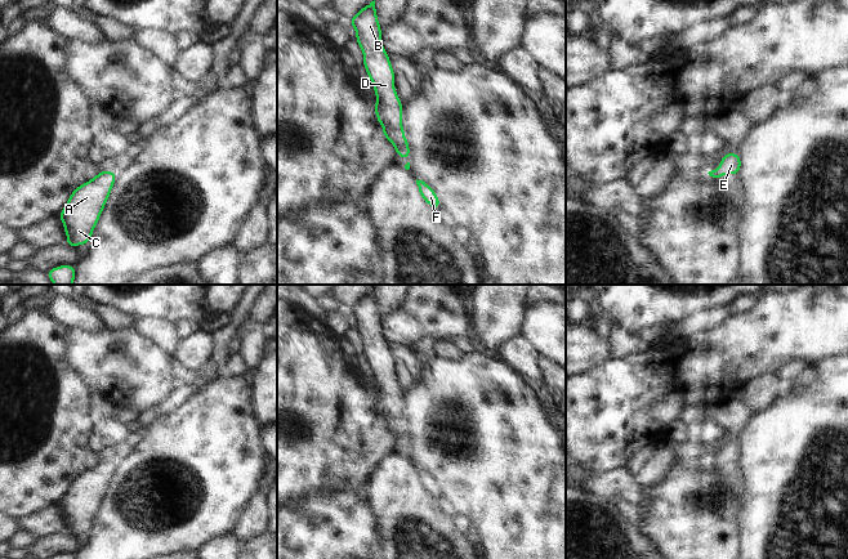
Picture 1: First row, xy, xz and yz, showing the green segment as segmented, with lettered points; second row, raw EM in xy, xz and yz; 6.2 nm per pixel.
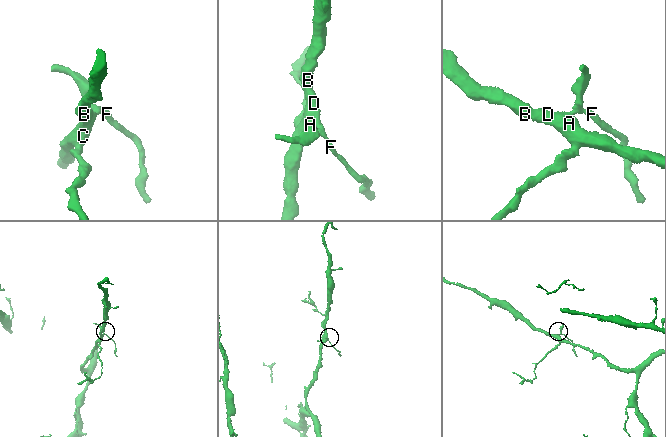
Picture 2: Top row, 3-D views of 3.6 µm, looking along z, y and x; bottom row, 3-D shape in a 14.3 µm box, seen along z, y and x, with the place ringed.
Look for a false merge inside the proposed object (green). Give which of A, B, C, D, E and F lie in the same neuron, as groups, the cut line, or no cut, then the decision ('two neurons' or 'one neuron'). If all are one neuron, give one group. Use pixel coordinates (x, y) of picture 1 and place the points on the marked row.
groups A B C D / E F; cut xz (404, 138), (395, 147); two neurons

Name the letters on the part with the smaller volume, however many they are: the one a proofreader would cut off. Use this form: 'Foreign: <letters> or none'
Foreign: E, F

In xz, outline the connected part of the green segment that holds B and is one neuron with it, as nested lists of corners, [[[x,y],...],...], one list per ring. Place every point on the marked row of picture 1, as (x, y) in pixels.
[[[375,0],[353,15],[349,23],[356,30],[356,40],[363,53],[363,66],[378,98],[374,102],[375,116],[379,125],[385,128],[381,134],[396,147],[405,139],[402,128],[403,104],[394,89],[394,70],[388,53],[383,48]]]

